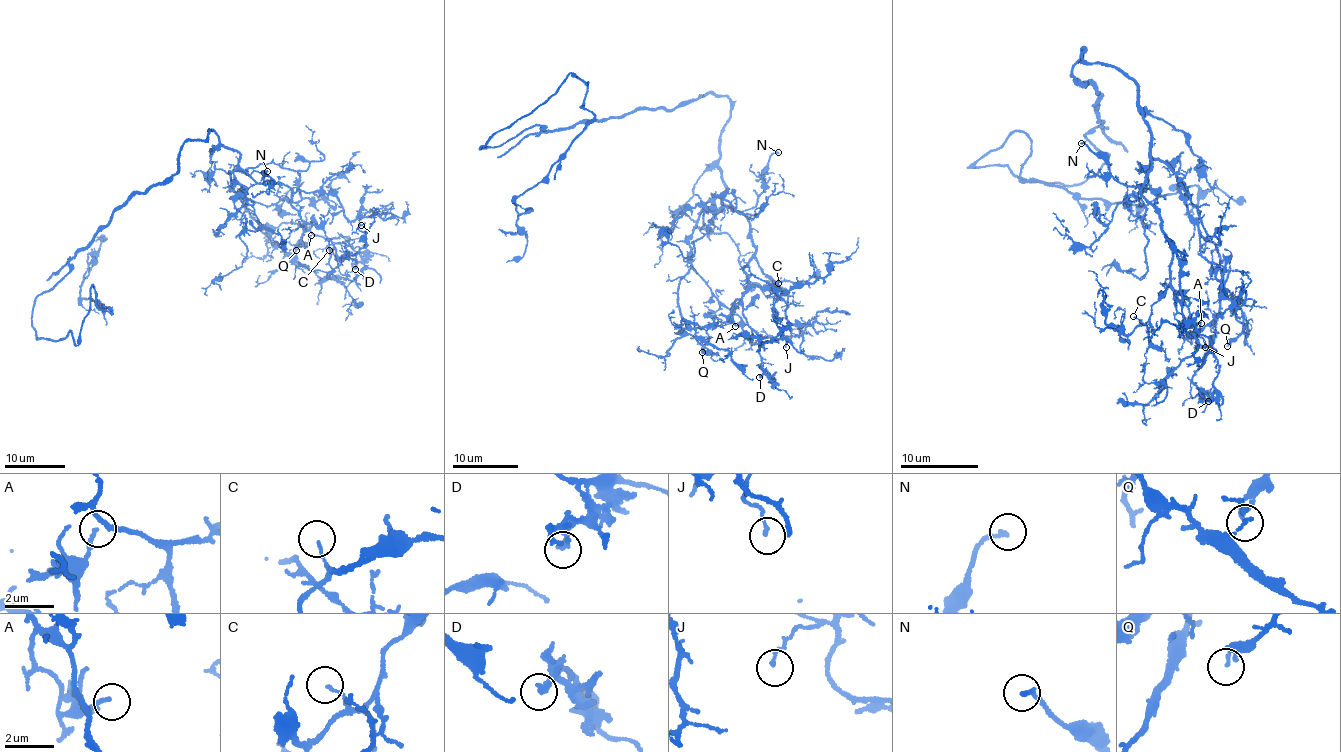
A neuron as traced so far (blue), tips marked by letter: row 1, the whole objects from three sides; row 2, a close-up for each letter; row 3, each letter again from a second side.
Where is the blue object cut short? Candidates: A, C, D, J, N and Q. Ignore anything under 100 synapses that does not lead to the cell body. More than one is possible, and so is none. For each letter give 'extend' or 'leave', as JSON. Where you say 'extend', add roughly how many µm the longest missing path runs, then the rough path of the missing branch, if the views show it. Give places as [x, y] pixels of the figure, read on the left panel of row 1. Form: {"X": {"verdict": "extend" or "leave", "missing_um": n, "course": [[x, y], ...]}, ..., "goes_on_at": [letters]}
{"A": {"verdict": "leave"}, "C": {"verdict": "leave"}, "D": {"verdict": "leave"}, "J": {"verdict": "leave"}, "N": {"verdict": "leave"}, "Q": {"verdict": "leave"}, "goes_on_at": []}

